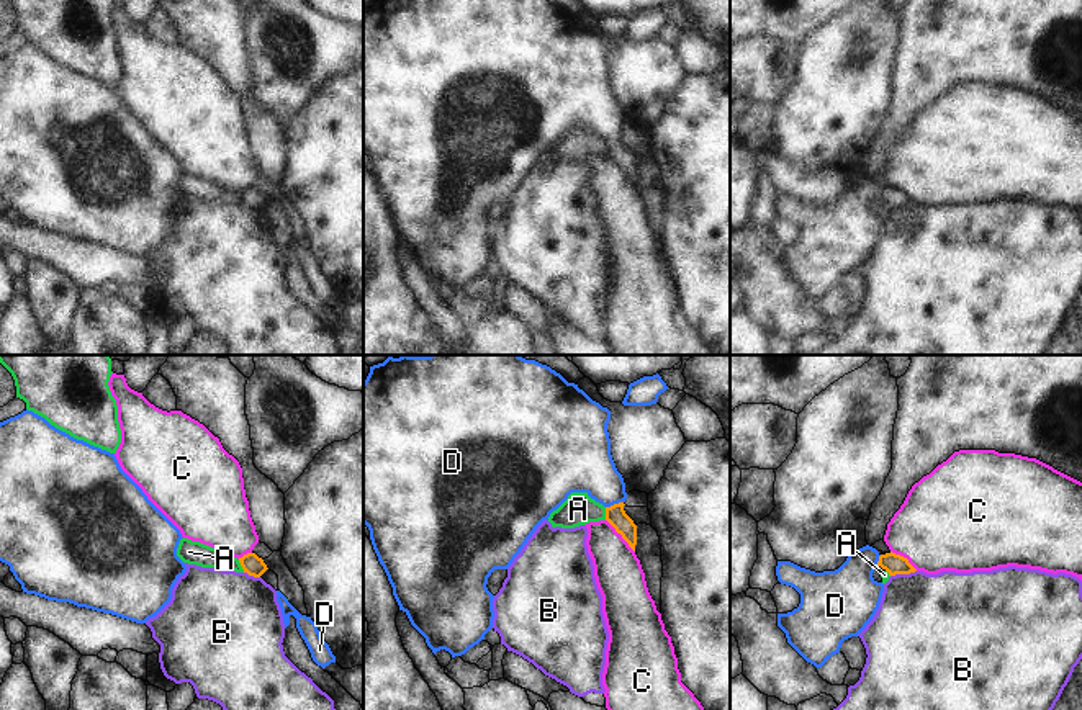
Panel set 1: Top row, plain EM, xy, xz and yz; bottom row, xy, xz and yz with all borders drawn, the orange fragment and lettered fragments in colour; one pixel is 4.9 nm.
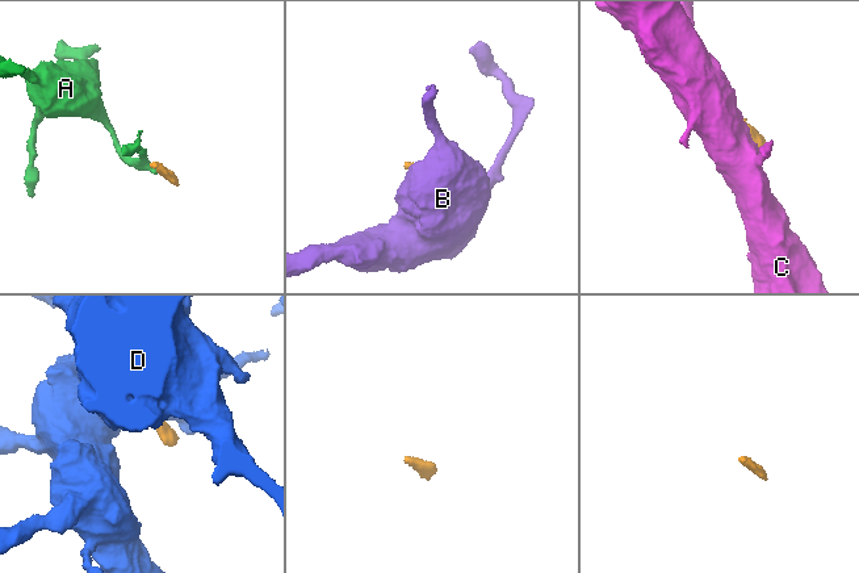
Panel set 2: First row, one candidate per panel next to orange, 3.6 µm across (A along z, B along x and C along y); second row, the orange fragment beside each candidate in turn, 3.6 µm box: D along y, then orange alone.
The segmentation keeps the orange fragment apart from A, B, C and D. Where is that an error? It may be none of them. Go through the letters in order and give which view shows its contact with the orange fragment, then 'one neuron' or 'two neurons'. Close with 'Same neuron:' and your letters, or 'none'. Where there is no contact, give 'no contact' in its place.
A: xy | two neurons
B: yz | two neurons
C: xz | two neurons
D: xz | one neuron
Same neuron: D

